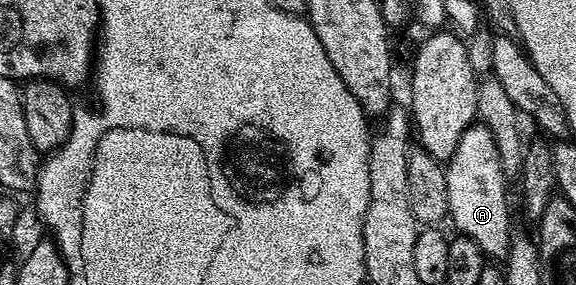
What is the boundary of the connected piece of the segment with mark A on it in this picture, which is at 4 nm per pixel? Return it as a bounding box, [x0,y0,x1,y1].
[444,121,514,260]

